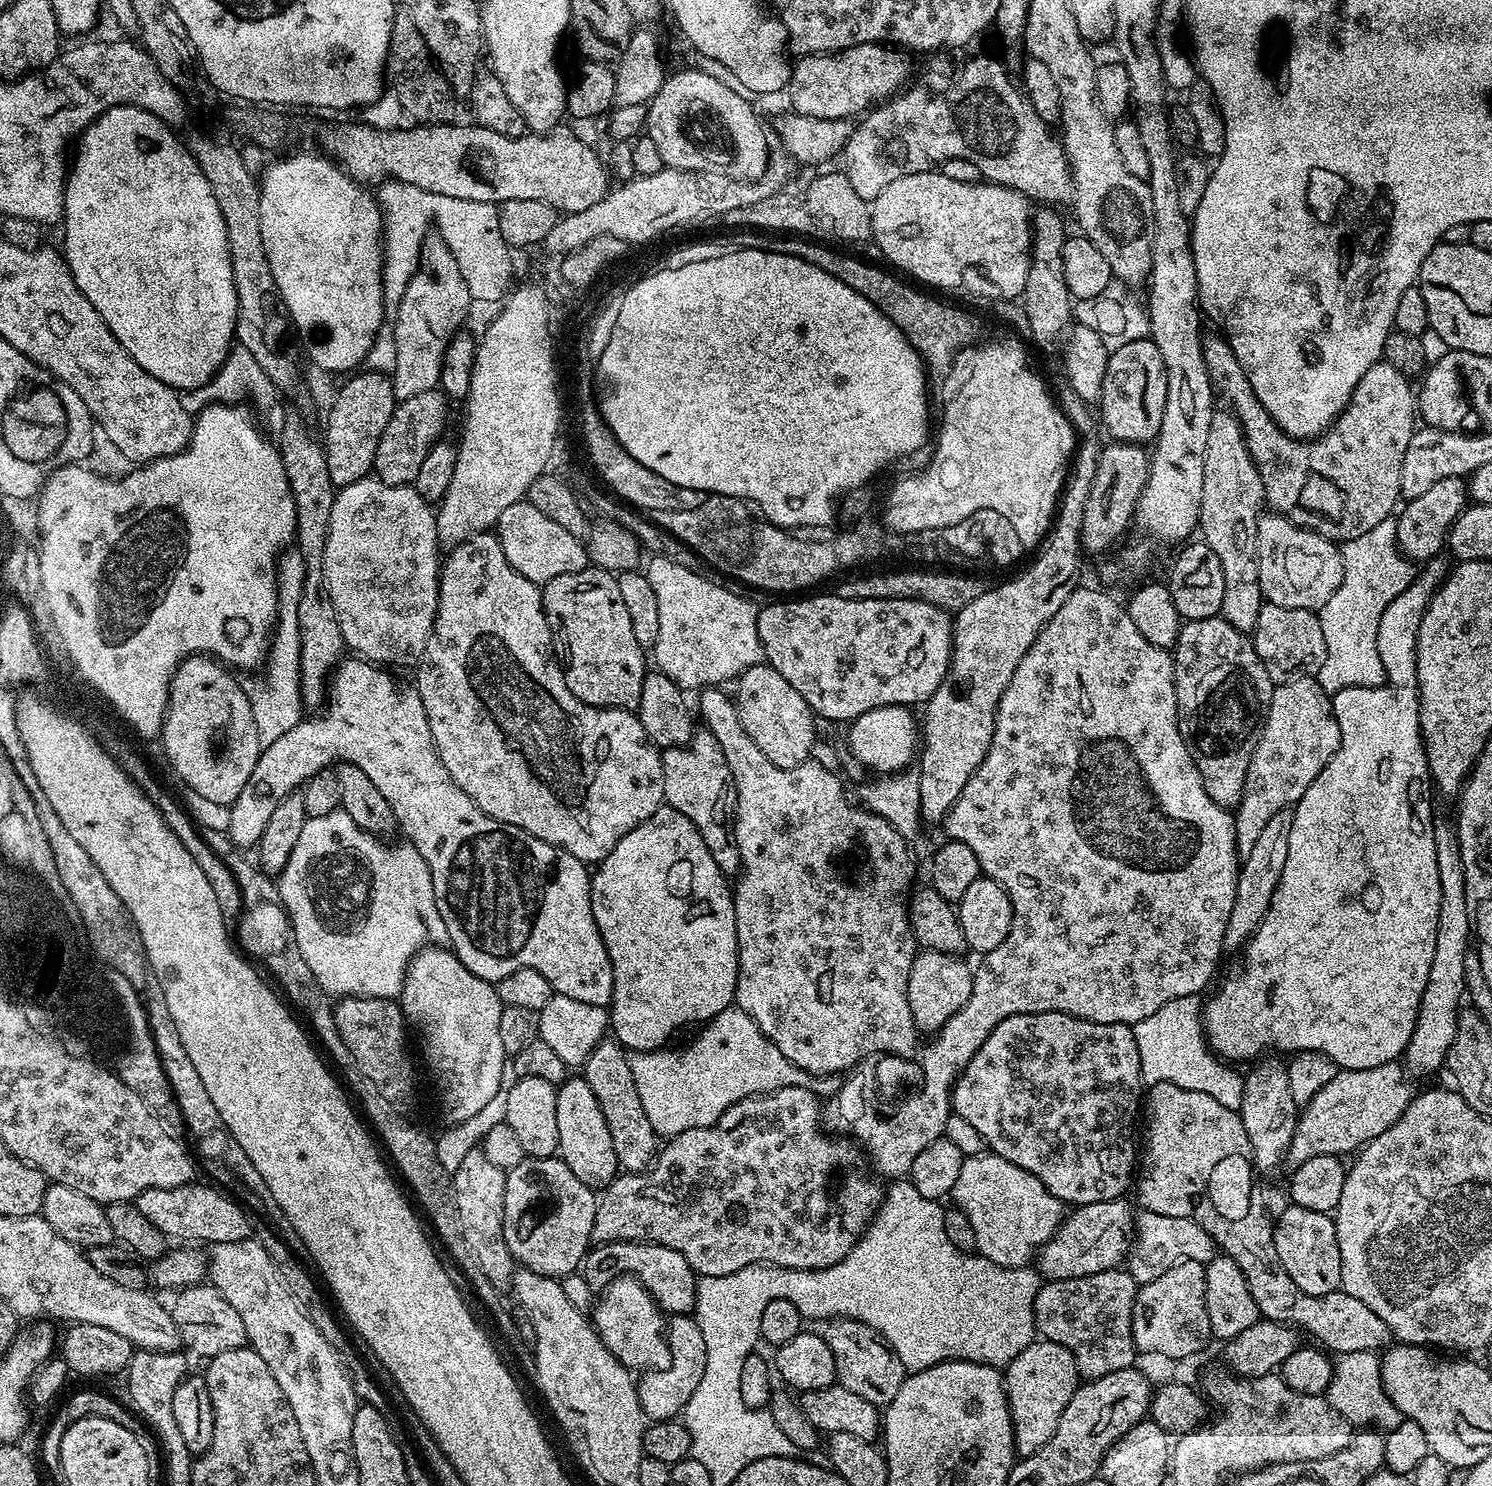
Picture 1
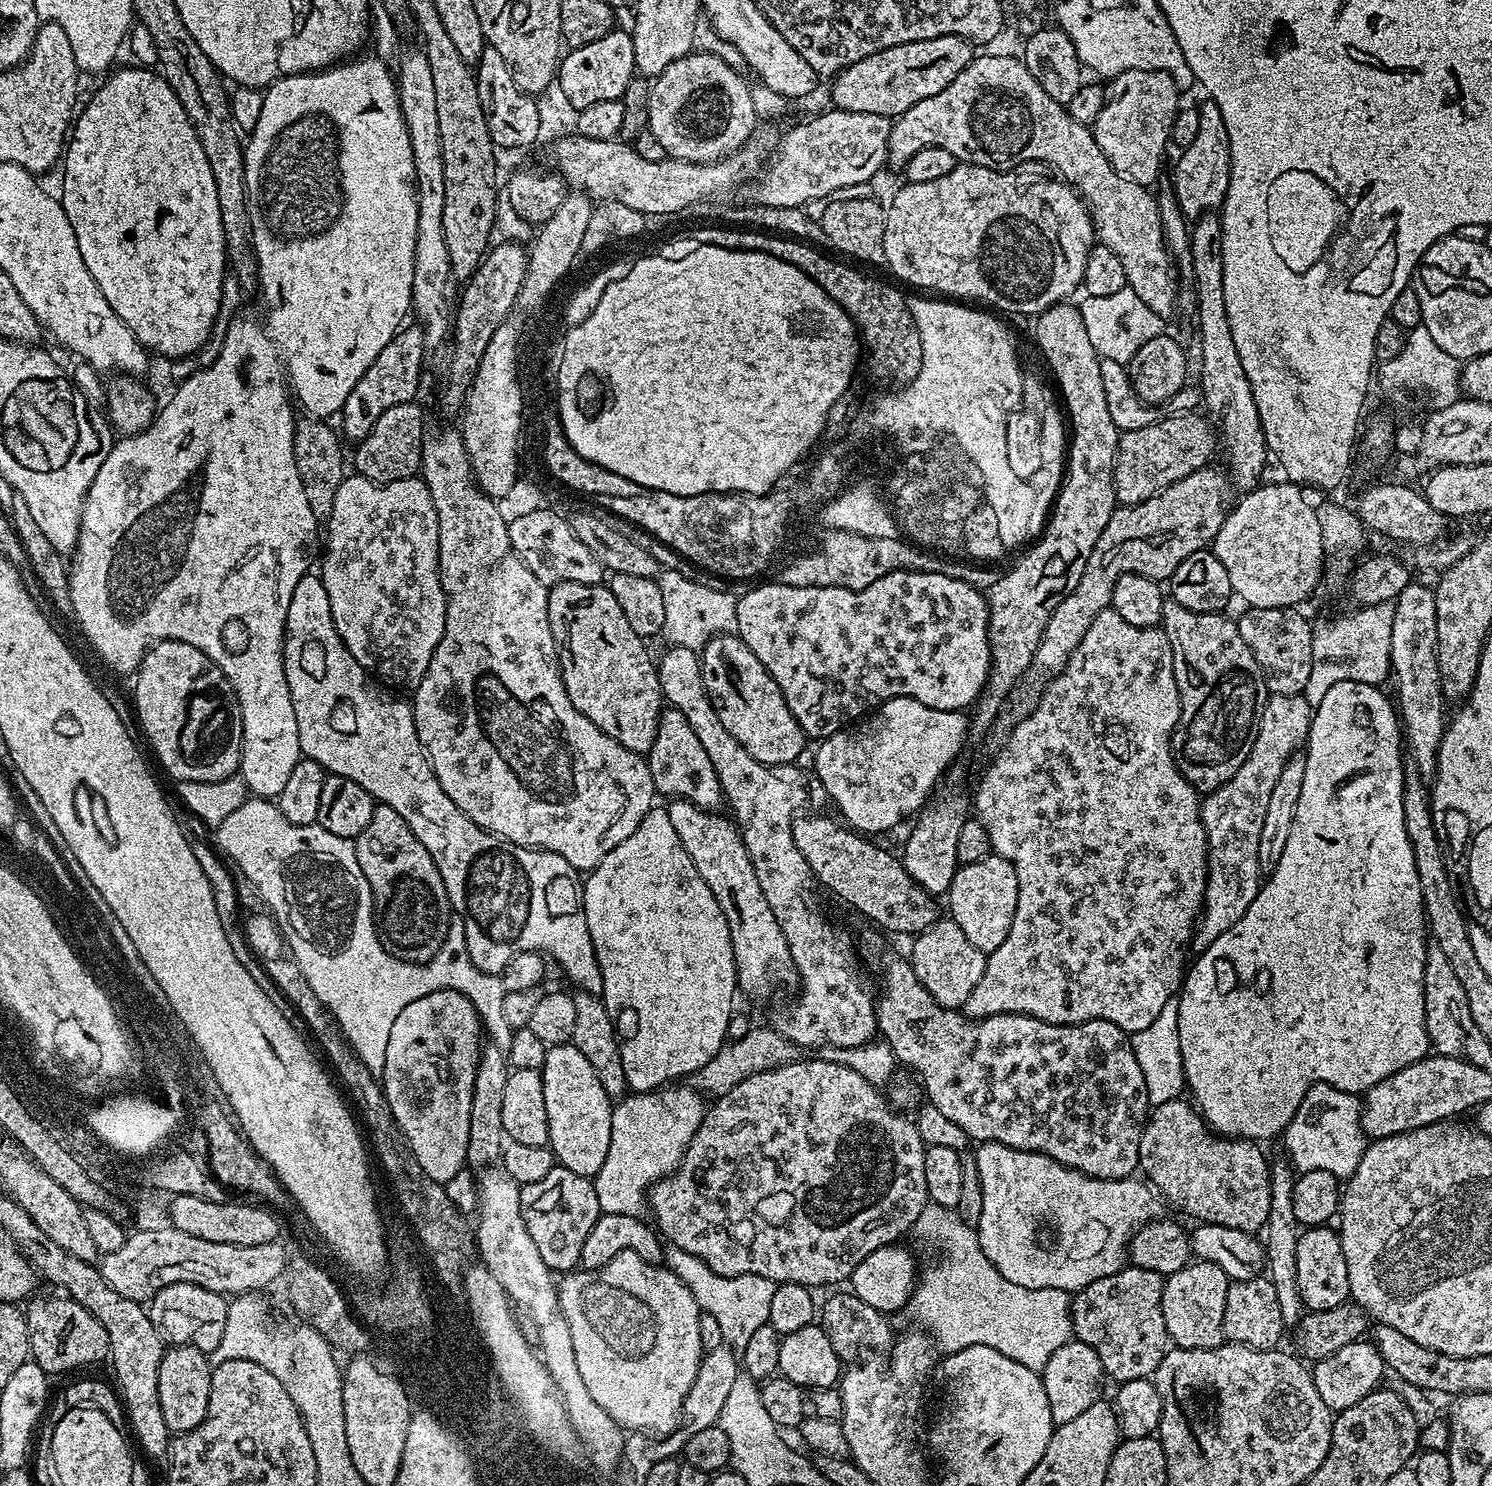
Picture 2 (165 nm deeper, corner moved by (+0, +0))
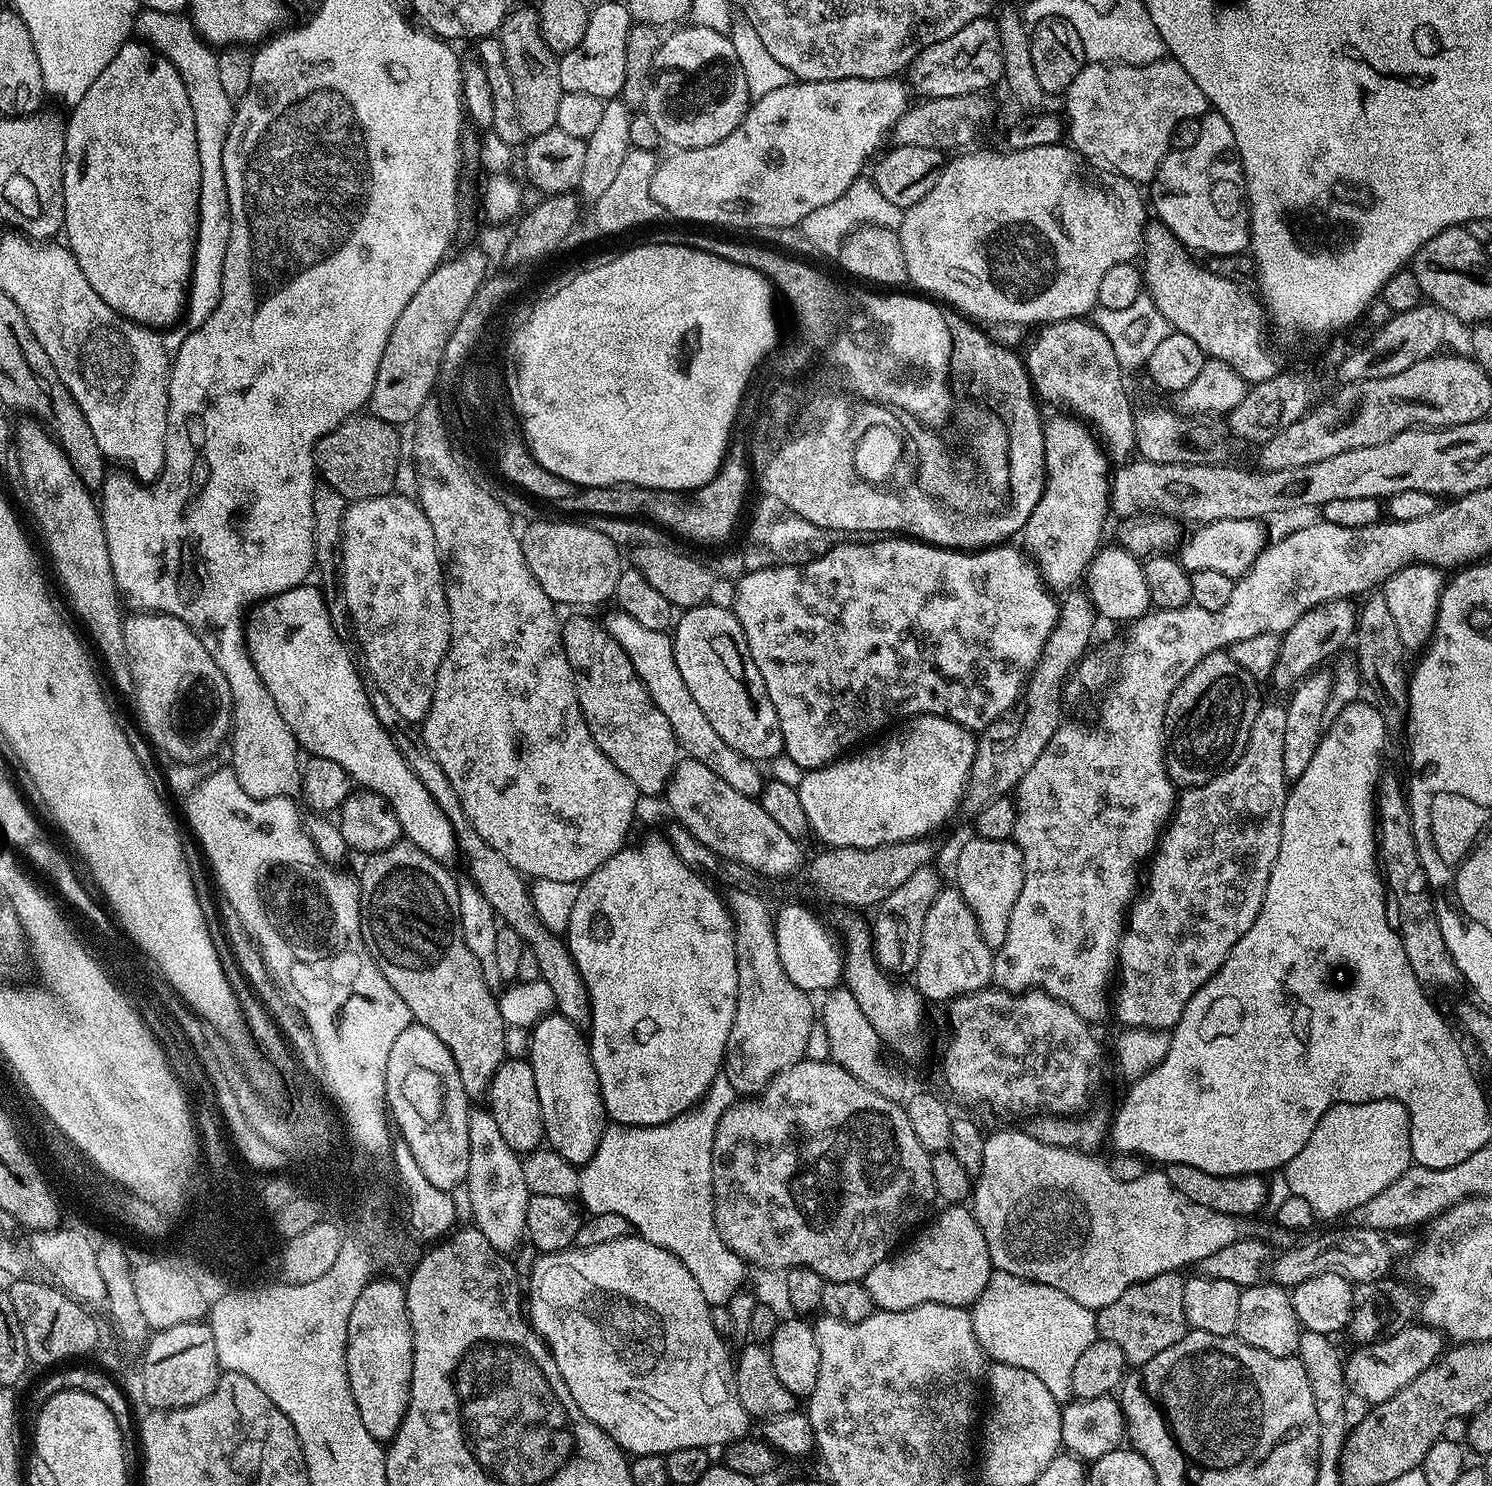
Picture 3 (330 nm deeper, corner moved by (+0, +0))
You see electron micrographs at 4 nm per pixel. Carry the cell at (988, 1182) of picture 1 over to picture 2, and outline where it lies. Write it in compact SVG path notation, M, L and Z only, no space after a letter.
M984 1142L977 1148L980 1149L975 1149L974 1155L978 1166L978 1178L982 1178L982 1218L978 1225L980 1245L986 1254L986 1258L990 1258L990 1262L998 1270L998 1274L1002 1274L1002 1278L1006 1278L1006 1282L1014 1282L1014 1286L1026 1286L1030 1290L1053 1288L1069 1294L1080 1292L1086 1286L1090 1286L1090 1282L1094 1282L1098 1278L1106 1278L1125 1267L1126 1245L1131 1241L1137 1228L1147 1224L1149 1220L1157 1215L1157 1197L1154 1195L1153 1189L1143 1179L1140 1179L1140 1181L1136 1180L1137 1178L1129 1178L1127 1180L1094 1178L1093 1176L1082 1174L1073 1168L1062 1166L1062 1162L1058 1162L1049 1156L1044 1156L1041 1152L1023 1152L1005 1144Z

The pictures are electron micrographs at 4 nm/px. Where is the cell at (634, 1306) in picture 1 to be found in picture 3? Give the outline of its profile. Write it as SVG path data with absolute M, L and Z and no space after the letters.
M638 1235L623 1236L614 1242L602 1242L602 1246L593 1248L540 1254L526 1284L527 1287L528 1284L532 1287L532 1301L529 1304L527 1301L526 1304L530 1323L536 1329L536 1335L548 1345L566 1386L570 1386L570 1394L574 1394L574 1402L578 1402L582 1414L586 1414L586 1418L597 1424L625 1453L632 1456L664 1456L674 1450L687 1448L715 1450L719 1444L719 1448L727 1446L749 1435L750 1417L736 1396L734 1360L731 1355L728 1357L725 1337L714 1330L714 1322L710 1322L710 1305L706 1298L702 1298L698 1282L690 1278L690 1270L686 1270L686 1266L682 1266L682 1262L678 1262L674 1254L662 1250L662 1246L654 1246L654 1242L646 1242Z

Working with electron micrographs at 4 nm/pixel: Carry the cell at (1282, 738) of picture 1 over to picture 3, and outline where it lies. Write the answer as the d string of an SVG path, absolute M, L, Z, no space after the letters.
M1265 703L1261 707L1258 718L1254 718L1254 726L1250 726L1250 738L1246 750L1242 754L1242 758L1238 758L1238 762L1230 770L1226 770L1222 774L1218 774L1218 778L1214 778L1210 782L1200 784L1197 788L1185 788L1179 793L1176 810L1172 813L1171 821L1166 831L1161 835L1160 843L1156 846L1156 851L1150 857L1150 863L1146 868L1146 876L1148 872L1148 885L1143 885L1142 891L1138 898L1133 899L1127 913L1126 923L1124 926L1124 933L1120 936L1120 955L1118 957L1118 979L1114 984L1114 992L1116 988L1116 1001L1113 999L1110 1004L1111 1011L1116 1012L1116 1020L1122 1024L1125 1029L1153 1029L1153 1030L1171 1030L1176 1027L1176 1023L1182 1018L1182 1010L1186 1010L1186 1002L1190 1002L1190 998L1194 998L1194 994L1202 985L1204 985L1210 977L1212 977L1218 969L1222 966L1222 962L1226 962L1226 954L1230 954L1230 950L1234 946L1234 942L1238 942L1238 938L1242 938L1242 934L1246 934L1246 930L1250 930L1250 926L1254 926L1254 918L1258 918L1258 910L1262 910L1262 902L1266 894L1266 886L1270 882L1270 870L1274 870L1274 862L1278 858L1278 846L1282 842L1282 814L1284 813L1284 803L1290 791L1290 781L1285 778L1282 770L1282 746L1284 745L1286 735L1286 707L1283 703L1268 704Z

